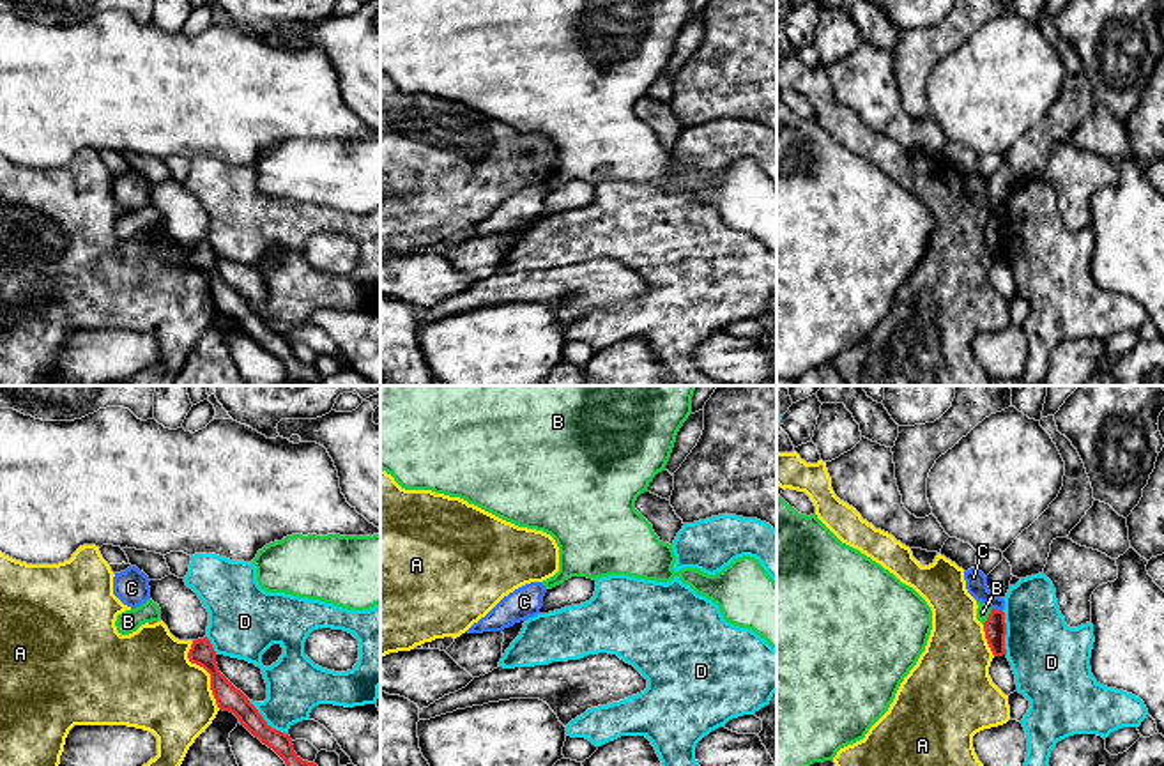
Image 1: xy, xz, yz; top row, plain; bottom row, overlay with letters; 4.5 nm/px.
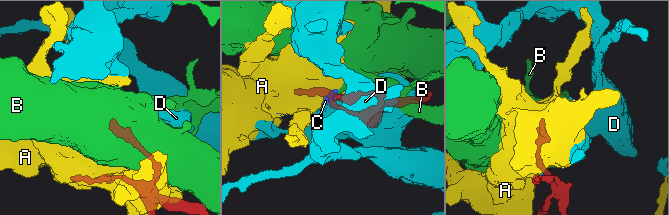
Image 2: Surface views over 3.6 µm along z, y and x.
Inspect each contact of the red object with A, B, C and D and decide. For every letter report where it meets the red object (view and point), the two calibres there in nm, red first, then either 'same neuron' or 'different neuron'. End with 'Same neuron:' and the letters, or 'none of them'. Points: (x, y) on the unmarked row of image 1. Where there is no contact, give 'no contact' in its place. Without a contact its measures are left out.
A: xy (207, 275) | 120/400 nm | different neuron
B: yz (989, 220) | 100/60 nm | different neuron
C: yz (995, 213) | 100/100 nm | different neuron
D: xy (264, 324) | 110/260 nm | different neuron
Same neuron: none of them

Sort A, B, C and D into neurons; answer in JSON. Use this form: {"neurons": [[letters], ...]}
{"neurons": [["A"], ["B"], ["C"], ["D"]]}

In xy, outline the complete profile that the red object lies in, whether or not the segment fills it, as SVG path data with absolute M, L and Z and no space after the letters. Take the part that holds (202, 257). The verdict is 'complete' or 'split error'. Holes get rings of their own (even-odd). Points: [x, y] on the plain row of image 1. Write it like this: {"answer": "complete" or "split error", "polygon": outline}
{"answer": "complete", "polygon": "M207 241L193 244L188 262L191 267L203 271L211 278L211 294L218 311L234 317L241 329L285 364L290 386L322 386L318 370L302 364L294 356L290 340L272 333L248 301L219 276L216 255Z"}

